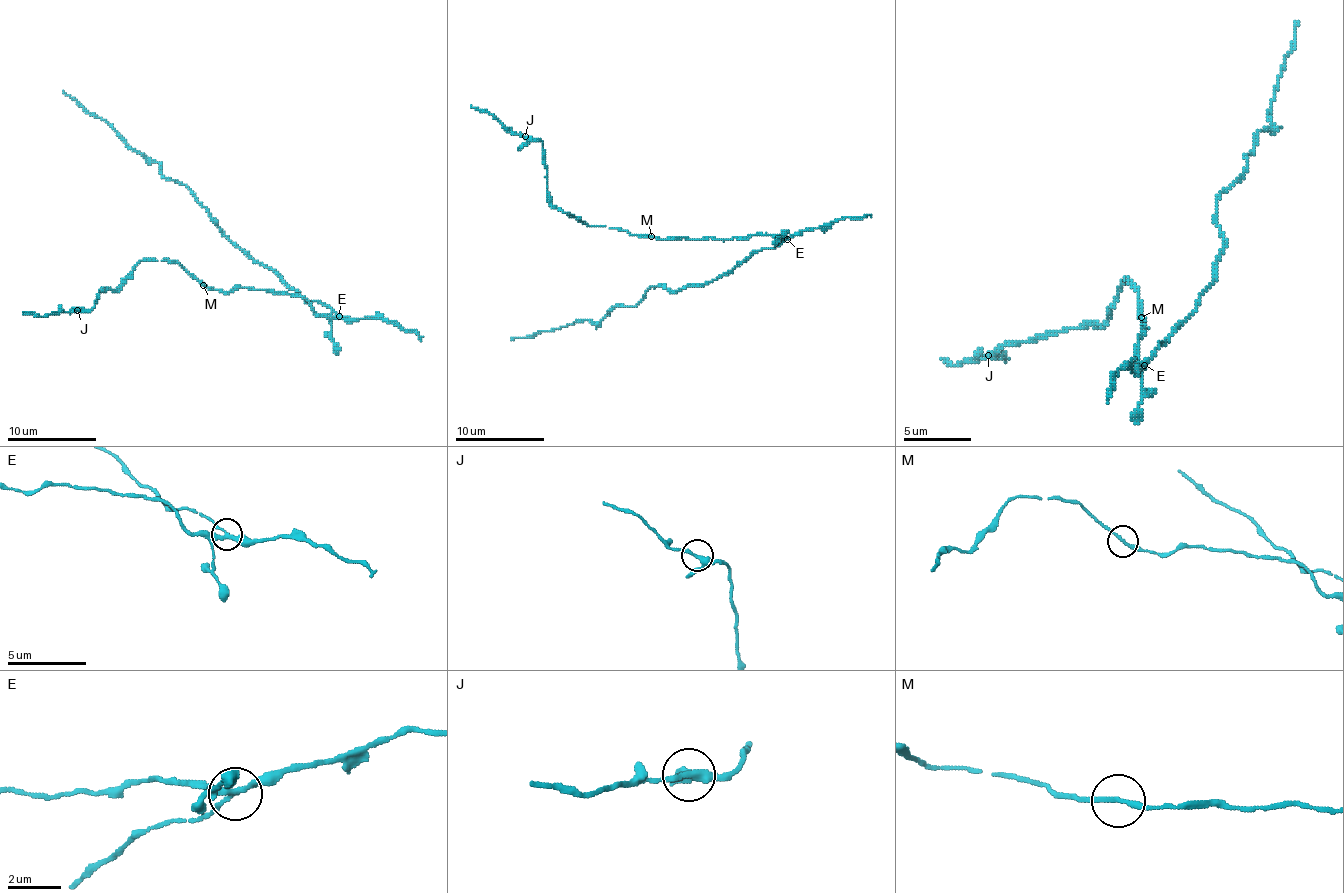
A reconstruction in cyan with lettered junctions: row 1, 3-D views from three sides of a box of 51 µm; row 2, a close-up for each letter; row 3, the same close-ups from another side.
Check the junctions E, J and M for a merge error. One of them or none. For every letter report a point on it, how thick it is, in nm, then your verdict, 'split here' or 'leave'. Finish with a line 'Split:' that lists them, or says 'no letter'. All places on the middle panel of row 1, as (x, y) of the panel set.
E: place (787, 239); calibre 240 nm; split here
J: place (525, 136); calibre 240 nm; leave
M: place (651, 236); calibre 190 nm; leave
Split: E

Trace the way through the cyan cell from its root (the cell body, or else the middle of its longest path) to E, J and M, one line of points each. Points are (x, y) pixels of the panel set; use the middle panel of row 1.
E: (764, 235), (786, 239)
J: (764, 235), (730, 239), (656, 239), (605, 226), (587, 226), (551, 204), (542, 143), (538, 139), (525, 136)
M: (764, 235), (730, 239), (652, 237)

